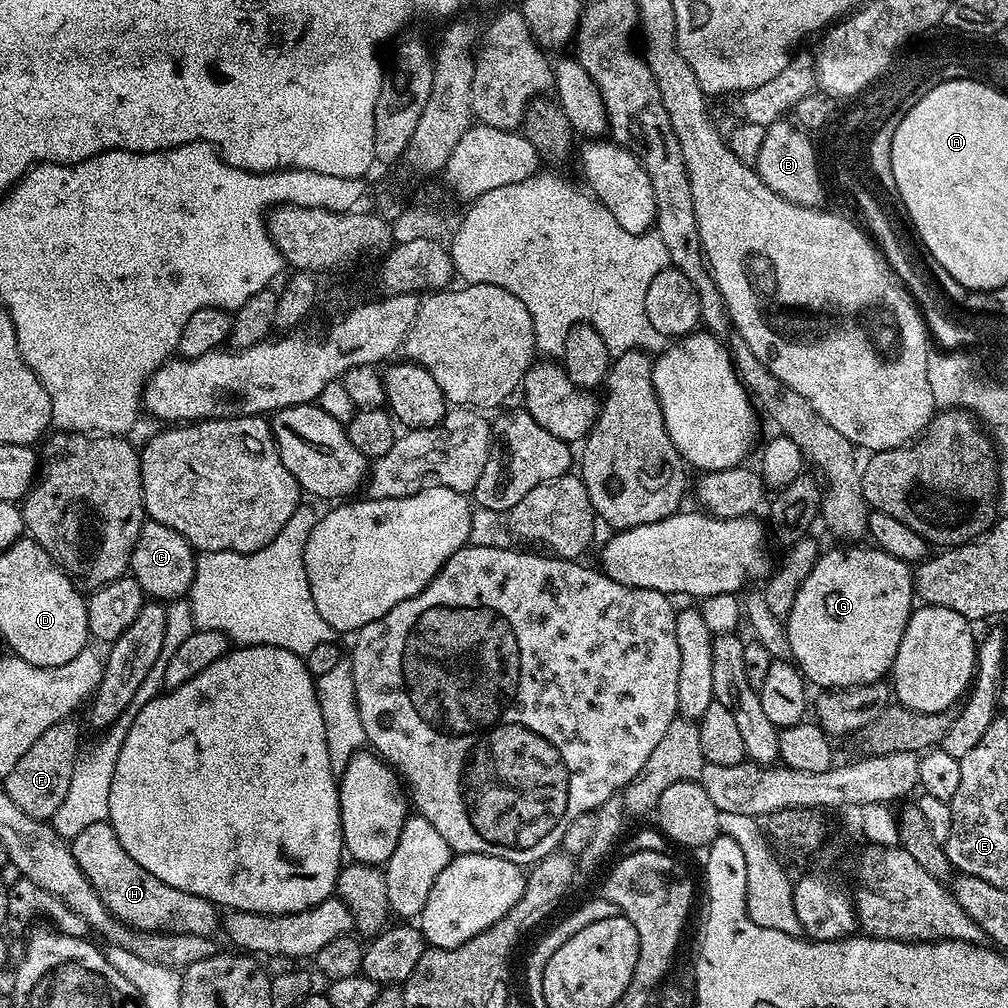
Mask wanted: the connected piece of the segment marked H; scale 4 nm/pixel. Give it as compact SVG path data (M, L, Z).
M107 820L94 822L94 826L82 830L82 834L78 834L72 839L70 847L74 858L80 863L80 869L91 878L102 902L120 923L136 929L137 932L177 932L178 934L211 937L215 928L217 931L217 905L210 903L209 900L198 894L190 894L186 890L166 886L166 882L162 882L162 878L154 878L154 874L150 874L150 870L142 870L142 866L138 866L138 862L134 862L134 858L130 858L130 854L126 854L126 850L122 850L122 842L118 842L118 834L114 834L114 830Z

